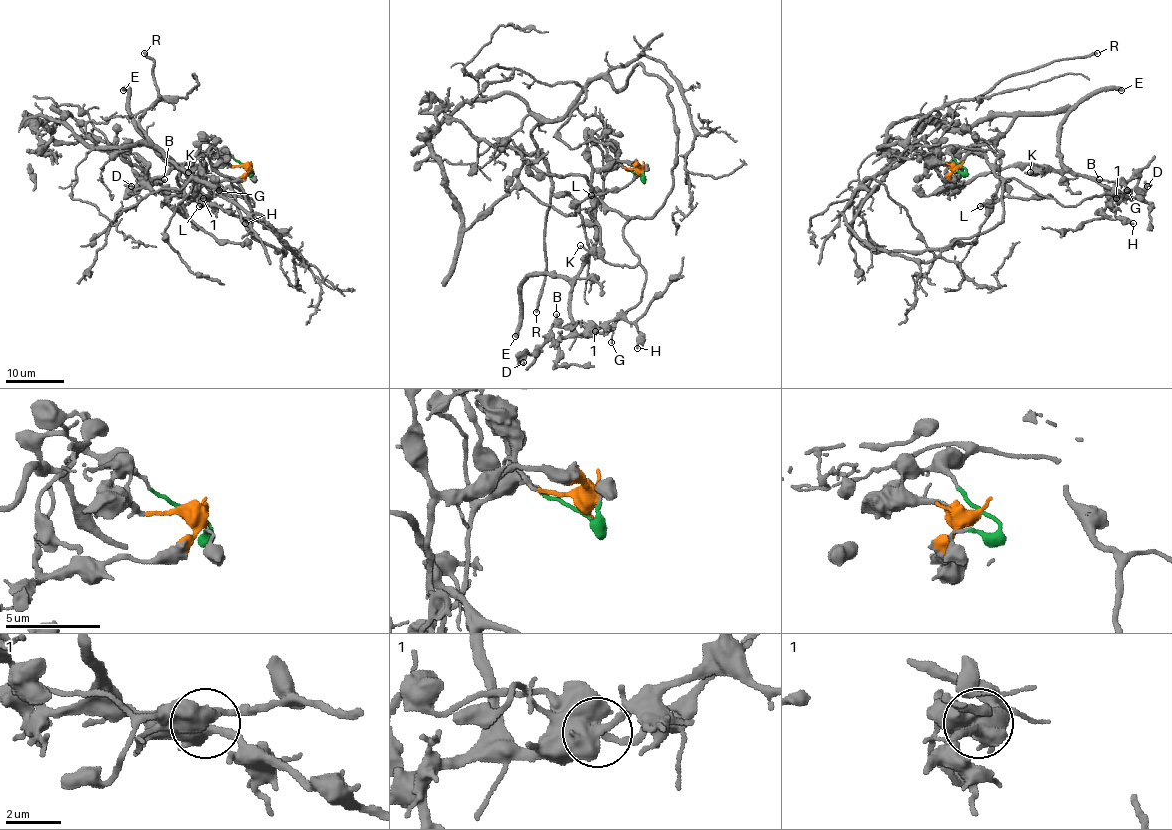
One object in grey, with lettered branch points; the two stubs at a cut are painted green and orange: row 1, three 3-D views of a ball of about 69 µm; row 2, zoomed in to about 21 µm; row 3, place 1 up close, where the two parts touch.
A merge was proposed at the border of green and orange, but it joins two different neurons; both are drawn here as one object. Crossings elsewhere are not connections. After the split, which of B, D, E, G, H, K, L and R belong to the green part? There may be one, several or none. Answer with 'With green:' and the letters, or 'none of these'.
With green: G, L, R

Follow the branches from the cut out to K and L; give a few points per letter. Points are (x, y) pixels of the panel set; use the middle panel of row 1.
K: (639, 175), (639, 169), (626, 162), (606, 164), (593, 173), (596, 246), (587, 250), (580, 246)
L: (639, 175), (613, 166), (600, 199), (626, 219), (624, 238), (639, 260), (632, 267), (603, 259), (592, 195)

